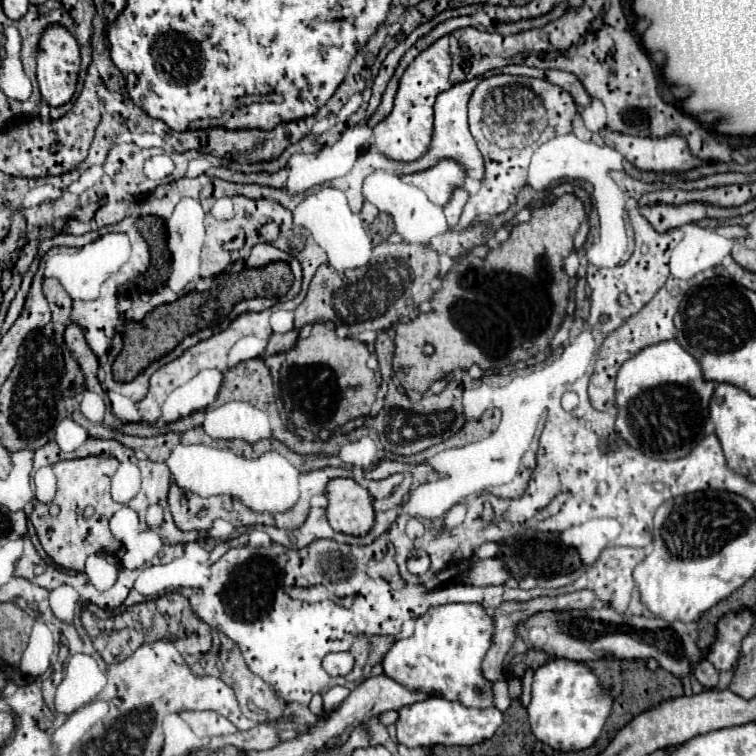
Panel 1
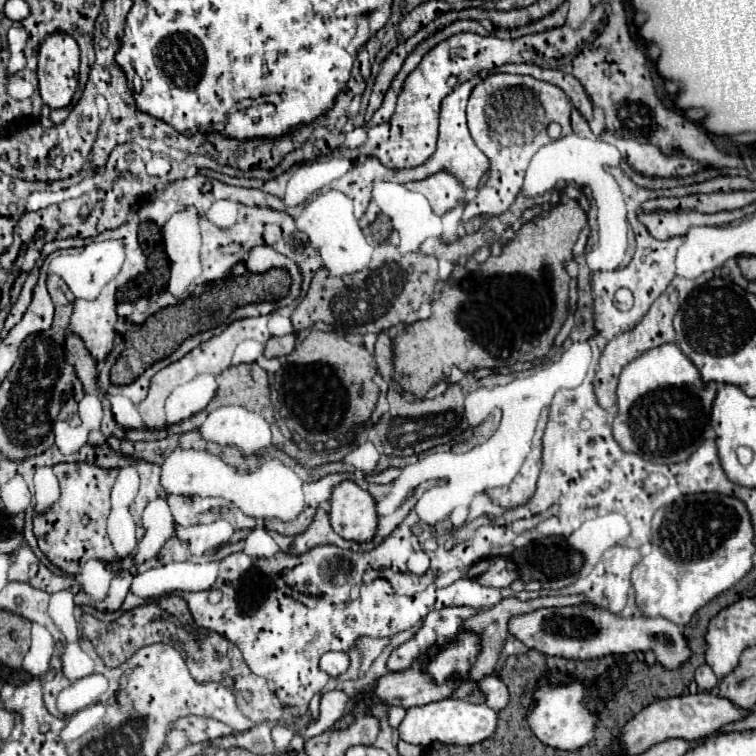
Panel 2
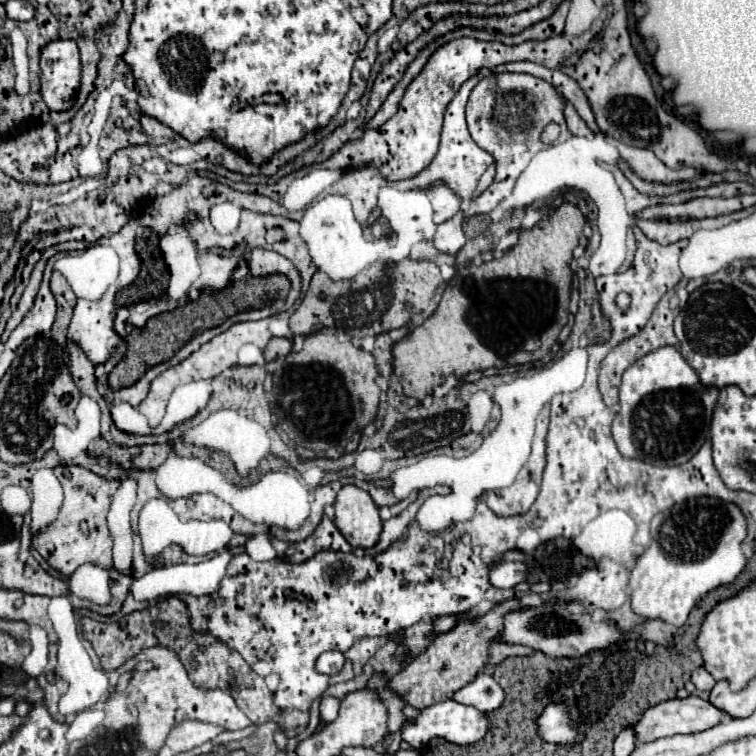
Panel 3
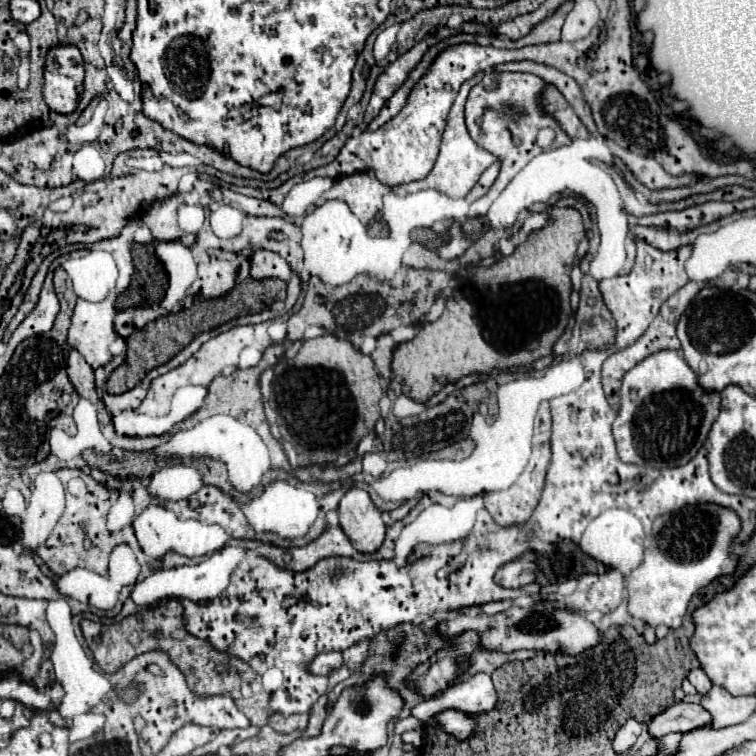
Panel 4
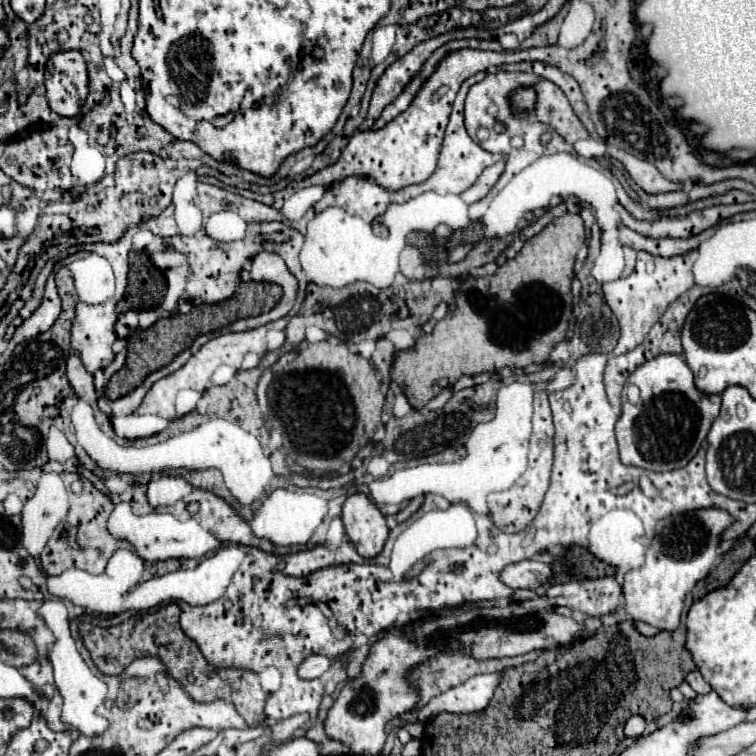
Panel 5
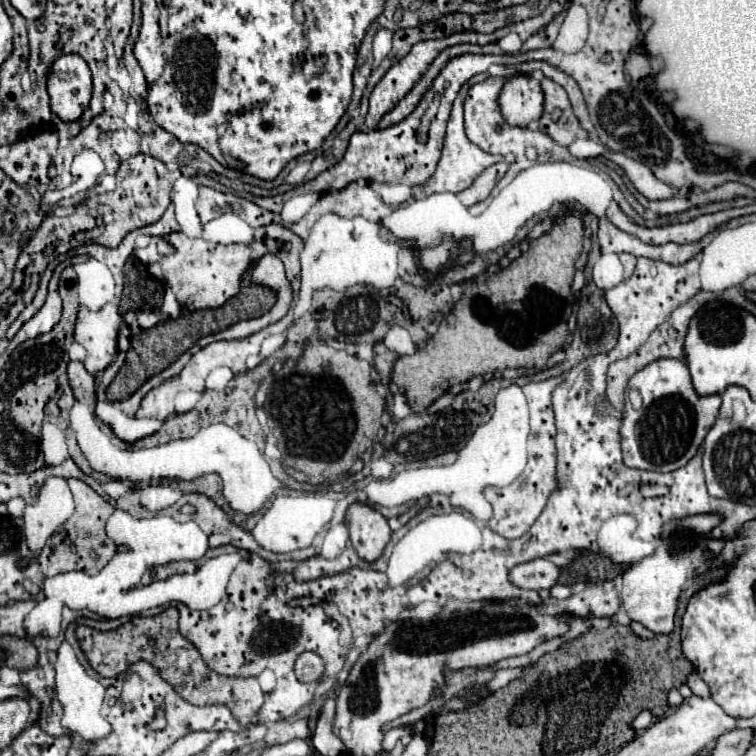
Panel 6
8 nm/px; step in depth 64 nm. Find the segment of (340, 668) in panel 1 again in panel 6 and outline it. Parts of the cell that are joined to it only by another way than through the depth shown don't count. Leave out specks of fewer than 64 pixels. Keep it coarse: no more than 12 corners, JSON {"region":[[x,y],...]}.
{"region":[[316,652],[296,658],[294,672],[300,682],[318,682],[324,660]]}

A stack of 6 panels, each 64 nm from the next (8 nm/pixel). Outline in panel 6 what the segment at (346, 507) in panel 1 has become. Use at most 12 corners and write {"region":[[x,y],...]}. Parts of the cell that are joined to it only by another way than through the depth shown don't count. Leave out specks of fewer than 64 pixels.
{"region":[[352,504],[346,524],[356,554],[376,562],[390,542],[388,520]]}

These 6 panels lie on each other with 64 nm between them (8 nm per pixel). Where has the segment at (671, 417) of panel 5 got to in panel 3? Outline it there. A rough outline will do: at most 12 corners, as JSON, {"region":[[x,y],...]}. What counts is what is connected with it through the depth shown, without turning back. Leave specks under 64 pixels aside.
{"region":[[678,348],[636,360],[612,422],[624,458],[686,464],[718,388]]}

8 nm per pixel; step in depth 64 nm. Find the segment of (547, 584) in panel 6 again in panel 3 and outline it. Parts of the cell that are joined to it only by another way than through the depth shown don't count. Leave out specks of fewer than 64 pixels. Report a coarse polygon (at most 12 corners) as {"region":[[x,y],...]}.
{"region":[[500,562],[490,572],[496,588],[514,588],[528,576],[524,562]]}

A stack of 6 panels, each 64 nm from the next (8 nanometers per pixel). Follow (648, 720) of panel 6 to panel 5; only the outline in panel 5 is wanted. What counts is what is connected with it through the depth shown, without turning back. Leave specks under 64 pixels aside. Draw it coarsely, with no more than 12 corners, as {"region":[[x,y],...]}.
{"region":[[632,716],[626,722],[626,738],[642,736],[644,716]]}

